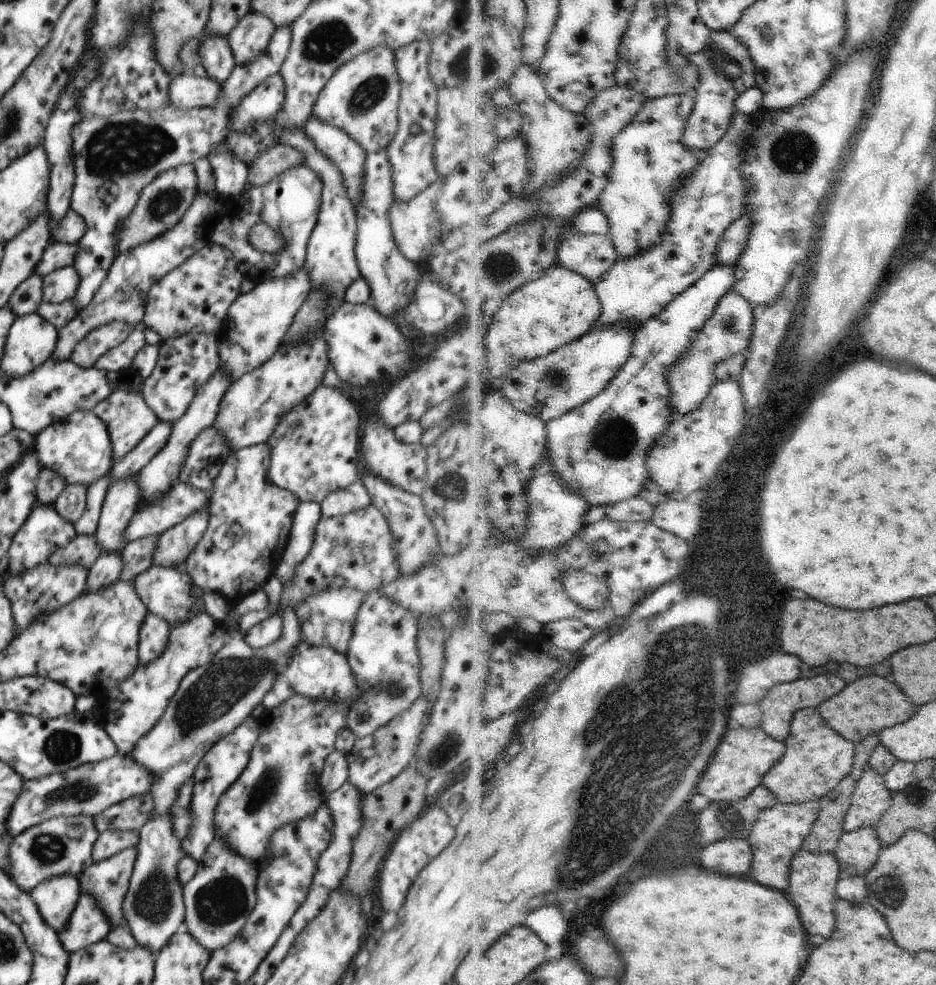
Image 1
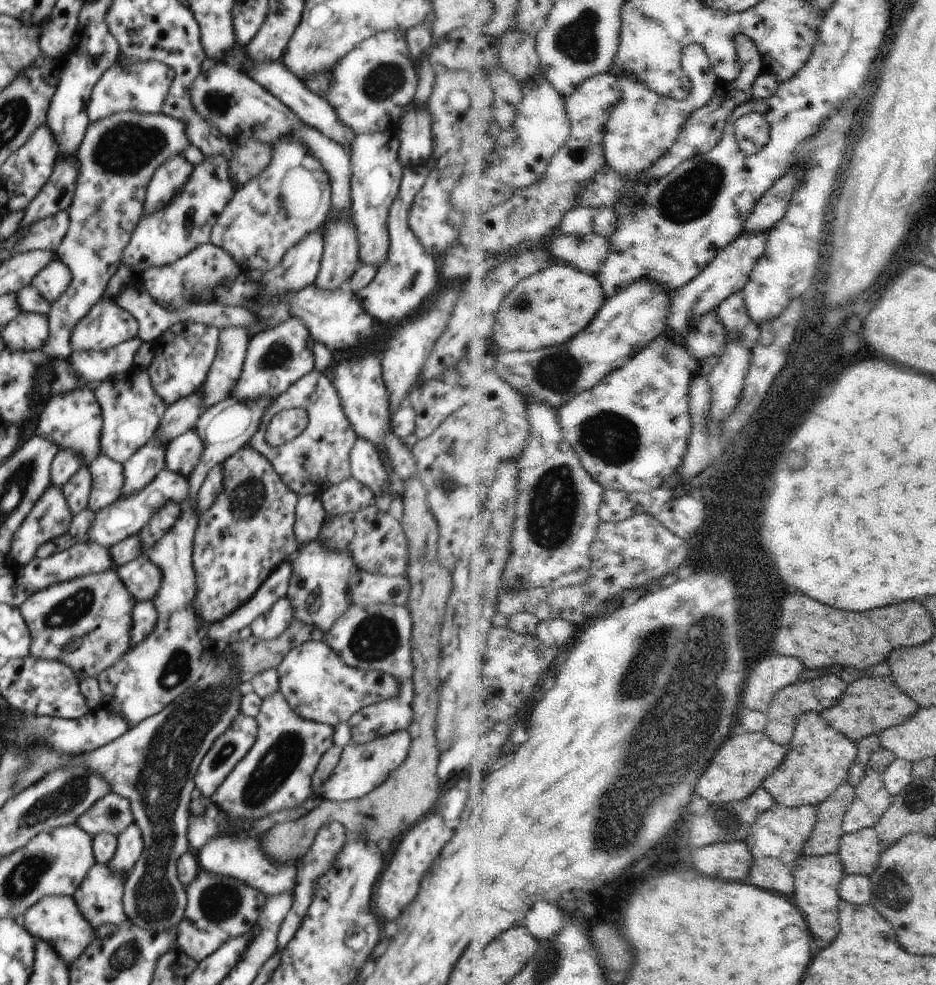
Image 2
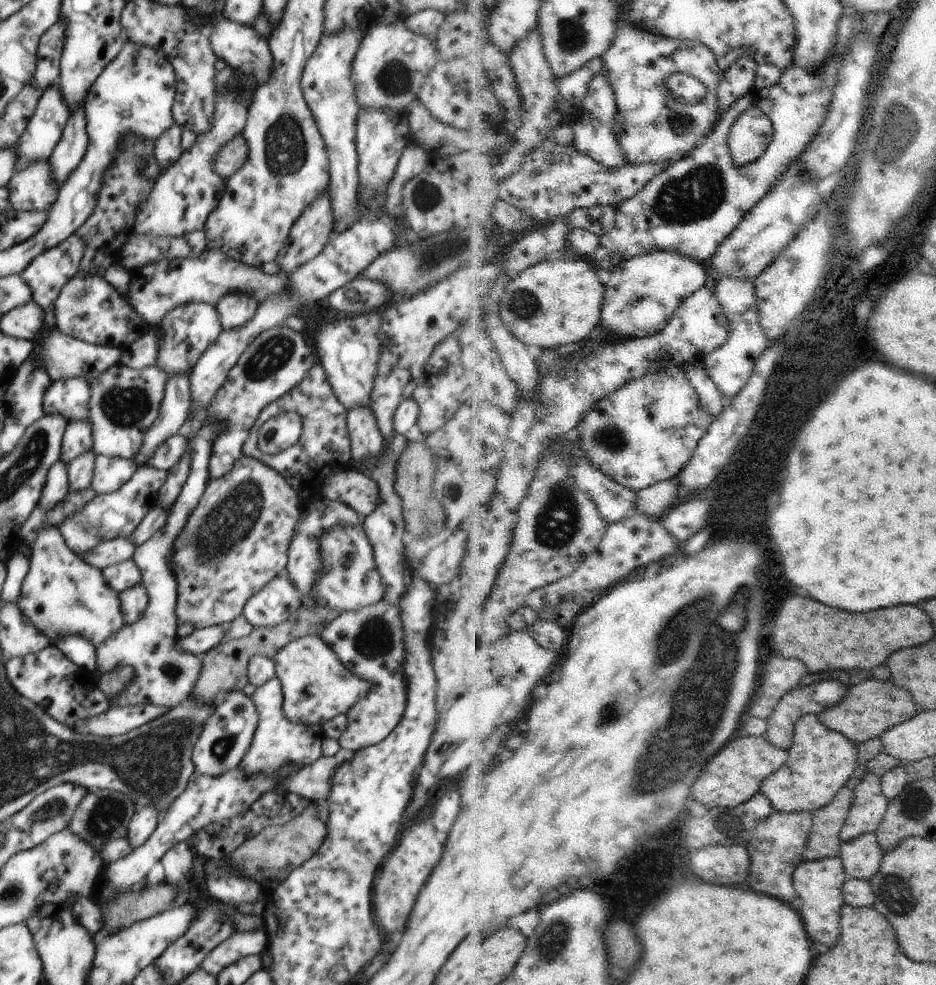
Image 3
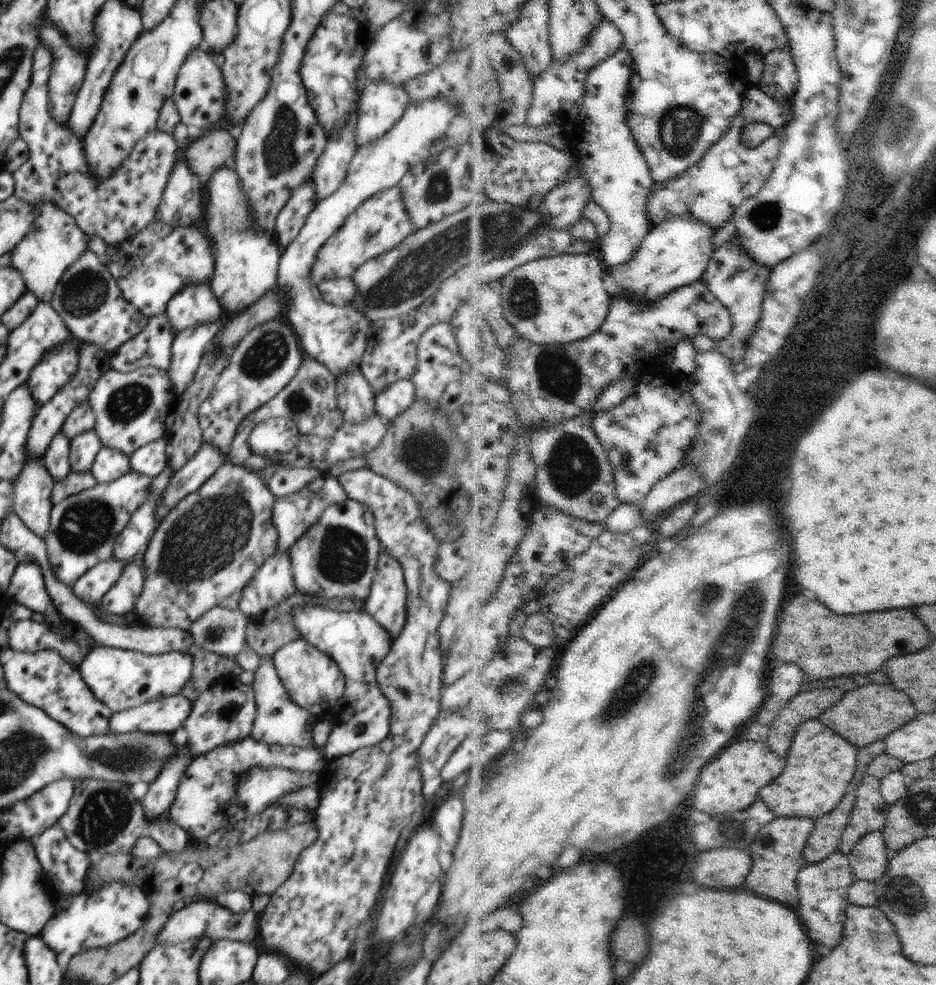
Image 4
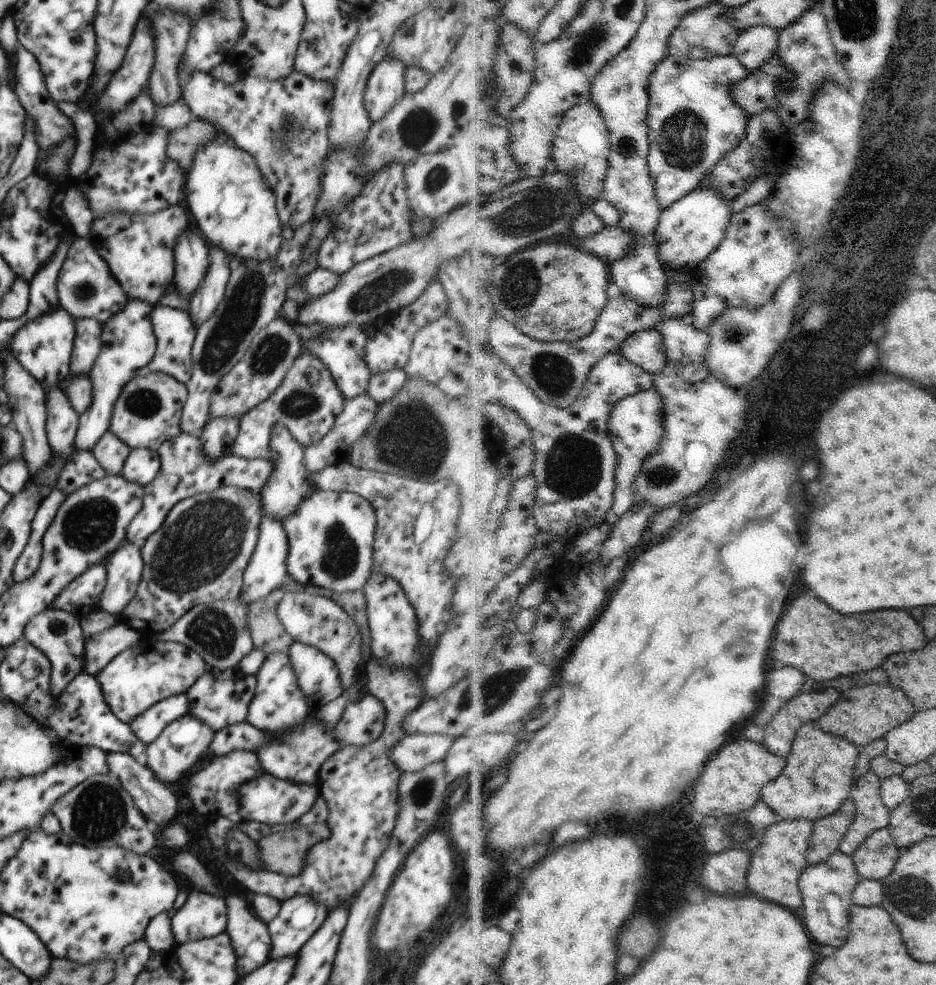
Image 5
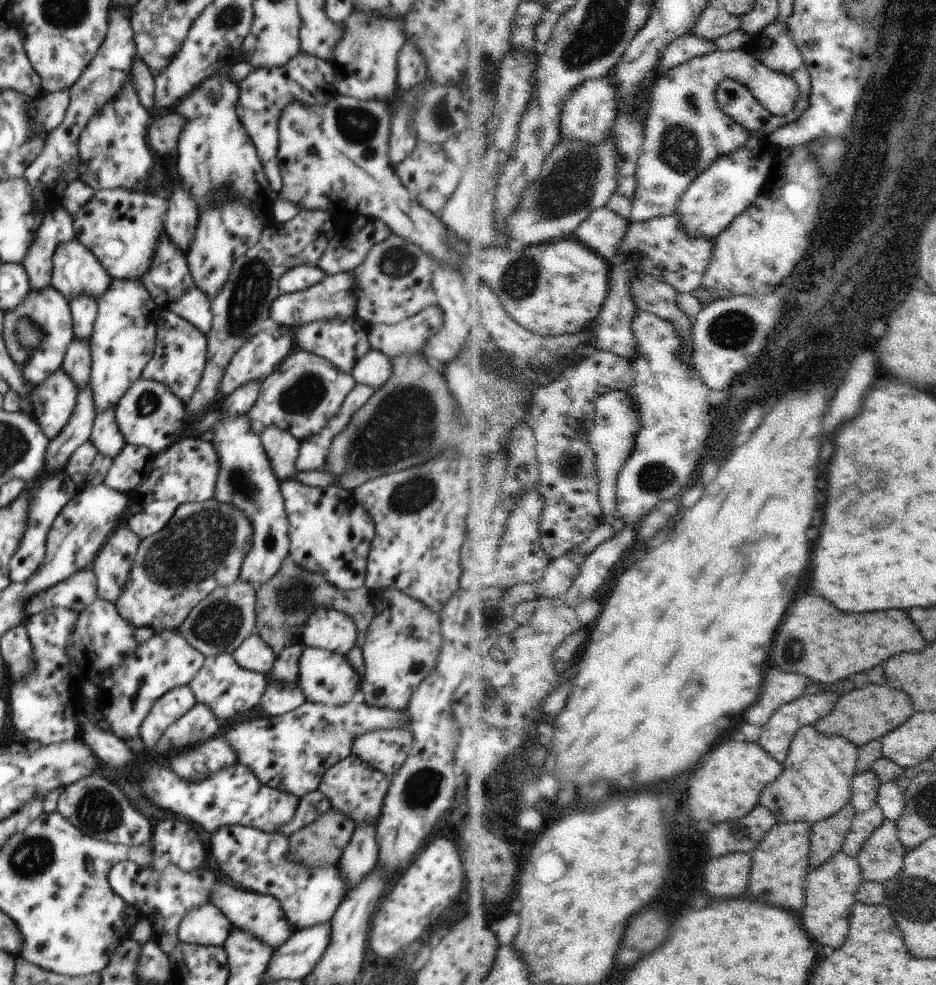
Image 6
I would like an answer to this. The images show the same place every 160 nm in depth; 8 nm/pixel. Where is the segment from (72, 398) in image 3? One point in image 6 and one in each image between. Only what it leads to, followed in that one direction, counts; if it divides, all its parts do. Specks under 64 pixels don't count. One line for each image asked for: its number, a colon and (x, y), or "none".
4: (58, 367)
5: (44, 346)
6: (48, 308)

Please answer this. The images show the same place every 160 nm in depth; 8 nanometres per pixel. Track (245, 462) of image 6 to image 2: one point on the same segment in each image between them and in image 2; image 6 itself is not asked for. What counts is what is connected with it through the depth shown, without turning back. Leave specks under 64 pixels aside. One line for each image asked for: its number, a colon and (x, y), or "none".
2: (268, 626)
3: (276, 601)
4: (273, 583)
5: (267, 570)

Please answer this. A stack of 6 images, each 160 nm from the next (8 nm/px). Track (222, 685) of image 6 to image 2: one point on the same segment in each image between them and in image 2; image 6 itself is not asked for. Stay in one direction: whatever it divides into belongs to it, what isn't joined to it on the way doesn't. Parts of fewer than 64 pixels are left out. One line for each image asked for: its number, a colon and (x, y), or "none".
2: (228, 749)
3: (227, 733)
4: (224, 714)
5: (220, 699)

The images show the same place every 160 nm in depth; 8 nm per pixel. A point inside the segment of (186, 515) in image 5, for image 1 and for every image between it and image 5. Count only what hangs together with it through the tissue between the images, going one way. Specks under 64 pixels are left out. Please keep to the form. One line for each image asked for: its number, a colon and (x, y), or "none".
1: (250, 518)
2: (247, 533)
3: (236, 541)
4: (211, 545)

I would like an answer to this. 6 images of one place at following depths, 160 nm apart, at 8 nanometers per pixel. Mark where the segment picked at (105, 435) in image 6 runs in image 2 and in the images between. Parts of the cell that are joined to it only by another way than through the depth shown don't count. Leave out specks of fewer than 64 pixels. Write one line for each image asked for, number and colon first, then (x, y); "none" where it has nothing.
2: (108, 478)
3: (109, 473)
4: (110, 464)
5: (109, 451)

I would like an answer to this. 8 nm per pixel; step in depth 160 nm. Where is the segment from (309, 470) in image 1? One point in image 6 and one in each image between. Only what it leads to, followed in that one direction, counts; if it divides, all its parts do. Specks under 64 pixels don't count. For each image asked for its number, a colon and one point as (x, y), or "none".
2: (319, 457)
3: (324, 448)
4: (310, 398)
5: (308, 401)
6: (302, 395)

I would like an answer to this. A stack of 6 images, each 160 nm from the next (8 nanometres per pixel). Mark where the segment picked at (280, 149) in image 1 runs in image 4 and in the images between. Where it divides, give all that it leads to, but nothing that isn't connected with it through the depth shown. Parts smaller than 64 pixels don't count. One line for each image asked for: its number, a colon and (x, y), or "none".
2: (252, 157)
3: (231, 157)
4: (203, 156)

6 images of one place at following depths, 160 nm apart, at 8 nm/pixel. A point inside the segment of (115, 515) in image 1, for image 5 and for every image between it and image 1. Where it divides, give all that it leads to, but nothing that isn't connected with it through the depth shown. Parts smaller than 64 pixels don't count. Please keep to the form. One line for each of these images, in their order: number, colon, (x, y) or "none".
2: (139, 470)
3: (174, 410)
4: (187, 348)
5: (203, 304)

